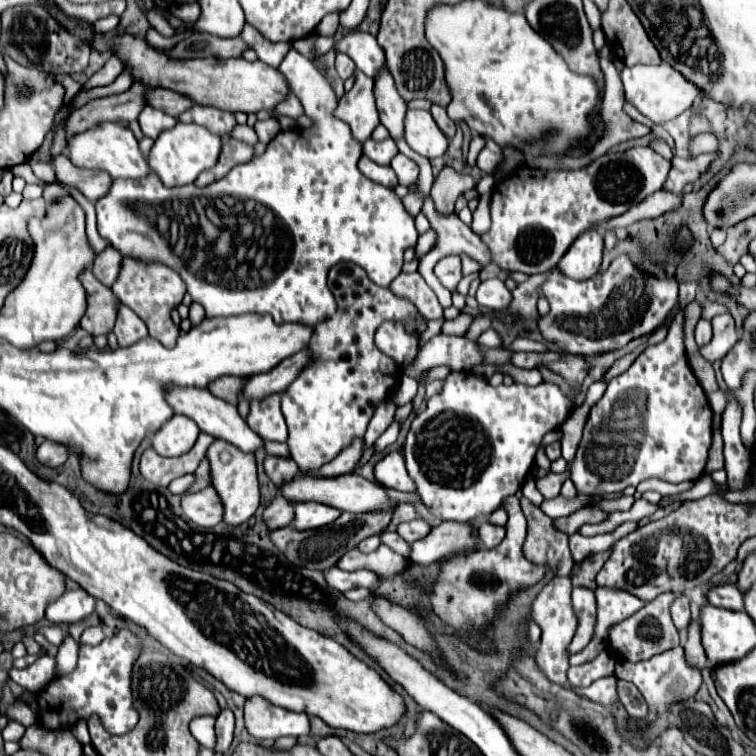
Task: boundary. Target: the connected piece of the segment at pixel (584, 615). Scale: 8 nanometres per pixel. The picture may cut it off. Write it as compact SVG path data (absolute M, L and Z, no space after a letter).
M585 586L573 588L573 608L579 616L579 628L567 648L569 654L581 652L595 634L595 620L597 620L597 604L595 604L595 592Z

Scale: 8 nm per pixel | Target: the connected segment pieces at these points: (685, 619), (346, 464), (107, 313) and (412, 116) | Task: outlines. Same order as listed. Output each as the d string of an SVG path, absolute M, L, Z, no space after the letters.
M677 594L673 604L671 604L671 618L675 622L675 626L681 630L689 624L691 612L689 612L689 598L685 594Z
M357 438L353 440L335 460L331 460L329 464L325 464L323 468L319 468L317 472L309 472L309 474L315 474L315 476L341 476L341 474L349 474L353 472L353 468L359 464L361 456L363 456L363 448L365 448L365 440L363 438Z
M91 270L83 272L81 282L87 290L87 312L85 318L81 318L81 328L87 330L93 336L99 334L109 334L109 330L113 330L115 324L115 312L117 312L117 304L119 298L111 292L111 288L103 286Z
M407 108L407 114L405 114L403 138L413 152L425 158L443 156L449 144L447 136L439 132L439 126L435 124L431 112L411 110L411 108Z

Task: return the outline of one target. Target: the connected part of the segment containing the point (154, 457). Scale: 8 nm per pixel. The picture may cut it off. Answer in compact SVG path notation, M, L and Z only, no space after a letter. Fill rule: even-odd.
M201 432L195 446L187 454L177 456L177 458L163 458L153 448L147 448L141 456L139 470L141 470L143 478L151 480L153 484L169 486L171 480L197 470L199 462L205 458L205 452L213 440L215 440L213 436L207 436L205 432Z

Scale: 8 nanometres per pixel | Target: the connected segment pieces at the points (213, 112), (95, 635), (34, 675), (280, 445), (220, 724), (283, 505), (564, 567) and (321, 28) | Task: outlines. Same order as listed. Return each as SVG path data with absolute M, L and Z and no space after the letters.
M195 104L195 108L183 112L179 116L181 122L193 122L193 124L201 124L205 128L209 128L213 134L217 136L227 136L235 126L237 126L237 120L235 120L235 114L231 112L223 112L219 108L211 108L211 106L199 106Z
M95 626L95 628L87 628L87 630L81 634L79 644L91 644L91 646L95 646L95 644L99 644L103 638L105 638L103 628L101 628L101 626Z
M47 654L26 669L12 668L8 672L10 679L31 692L42 689L47 684L47 680L53 678L53 674L55 674L55 658Z
M265 440L265 450L267 454L271 456L289 456L289 448L285 442L271 442L271 440Z
M229 708L219 712L215 722L215 734L217 734L215 750L229 750L233 740L233 712Z
M277 496L263 512L263 520L271 530L289 526L293 522L293 518L295 518L295 508L283 496Z
M525 496L521 508L527 518L527 538L523 542L523 556L535 564L547 564L553 574L569 576L573 572L573 558L569 552L569 538L553 528L553 520L533 506Z
M339 10L337 12L331 12L331 14L327 14L321 22L319 22L319 26L317 26L317 32L321 34L321 36L329 36L329 34L335 34L335 30L337 30L337 26L339 26Z

